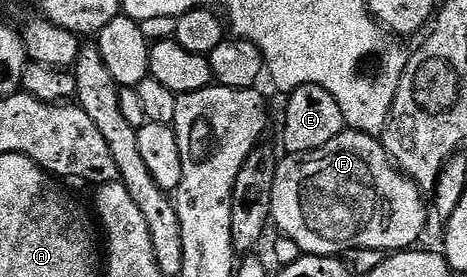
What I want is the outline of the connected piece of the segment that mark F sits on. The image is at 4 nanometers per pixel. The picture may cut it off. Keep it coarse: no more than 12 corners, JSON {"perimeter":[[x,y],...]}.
{"perimeter":[[376,135],[275,170],[272,223],[310,256],[409,250],[426,197]]}

